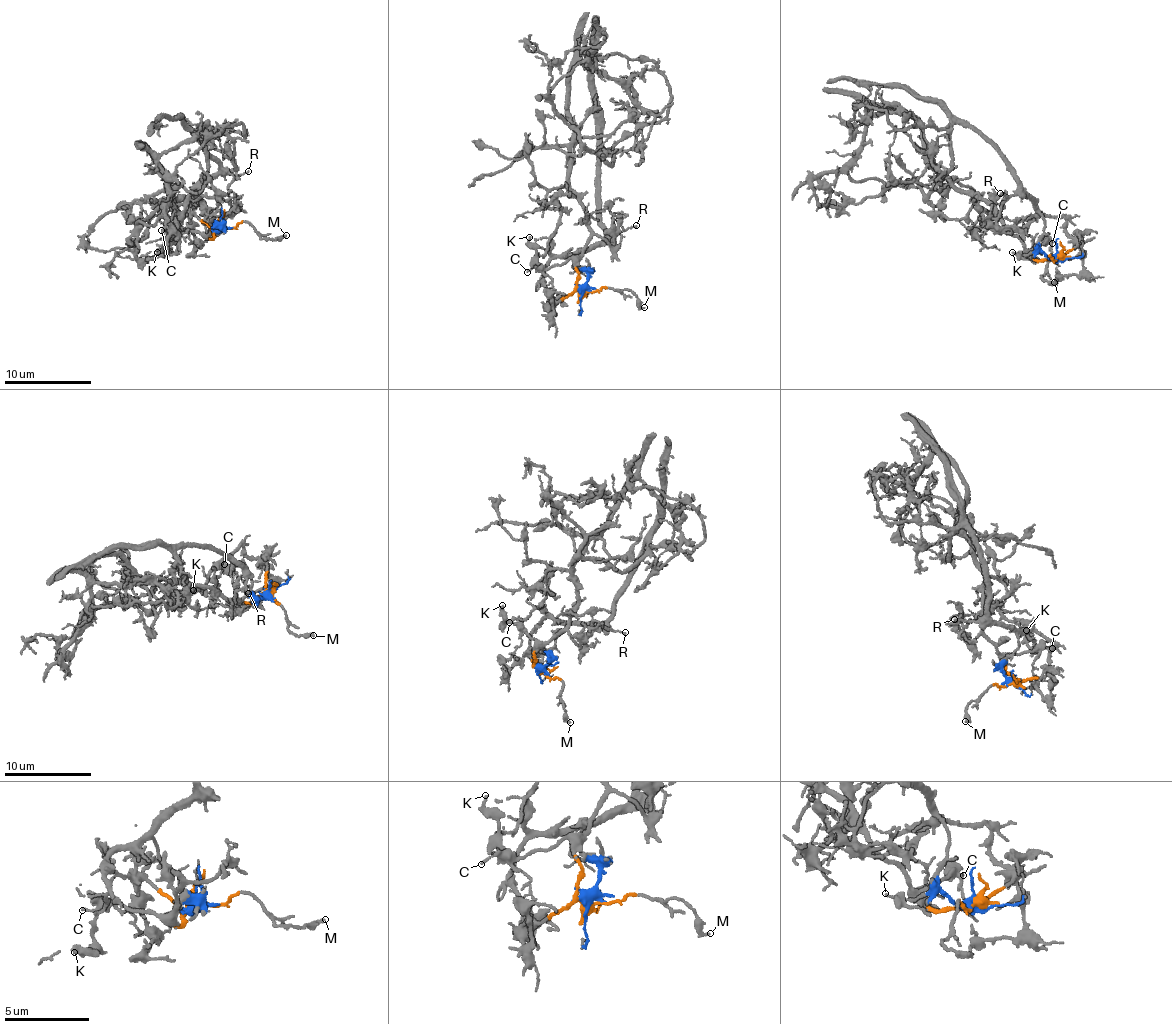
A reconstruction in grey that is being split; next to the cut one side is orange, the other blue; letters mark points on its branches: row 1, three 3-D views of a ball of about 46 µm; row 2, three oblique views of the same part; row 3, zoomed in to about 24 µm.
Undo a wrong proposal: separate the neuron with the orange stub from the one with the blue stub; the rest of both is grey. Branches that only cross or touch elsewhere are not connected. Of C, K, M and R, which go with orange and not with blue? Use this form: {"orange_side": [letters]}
{"orange_side": ["C", "M"]}

